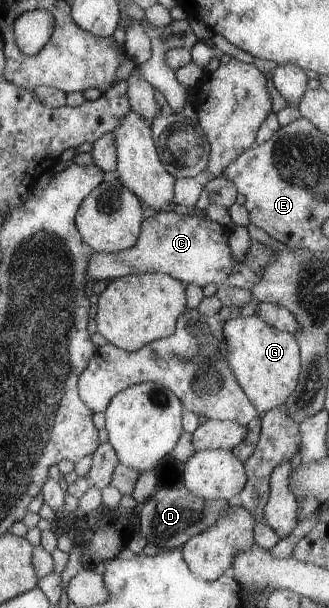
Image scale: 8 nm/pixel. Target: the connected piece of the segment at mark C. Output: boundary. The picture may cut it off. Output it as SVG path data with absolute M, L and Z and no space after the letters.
M162 210L141 222L141 231L133 247L117 253L91 252L87 273L96 280L112 280L138 273L164 273L185 285L194 283L205 287L214 283L218 287L224 285L251 290L274 258L275 250L272 247L251 239L246 256L237 261L231 253L229 230L225 226L206 215L181 215Z

